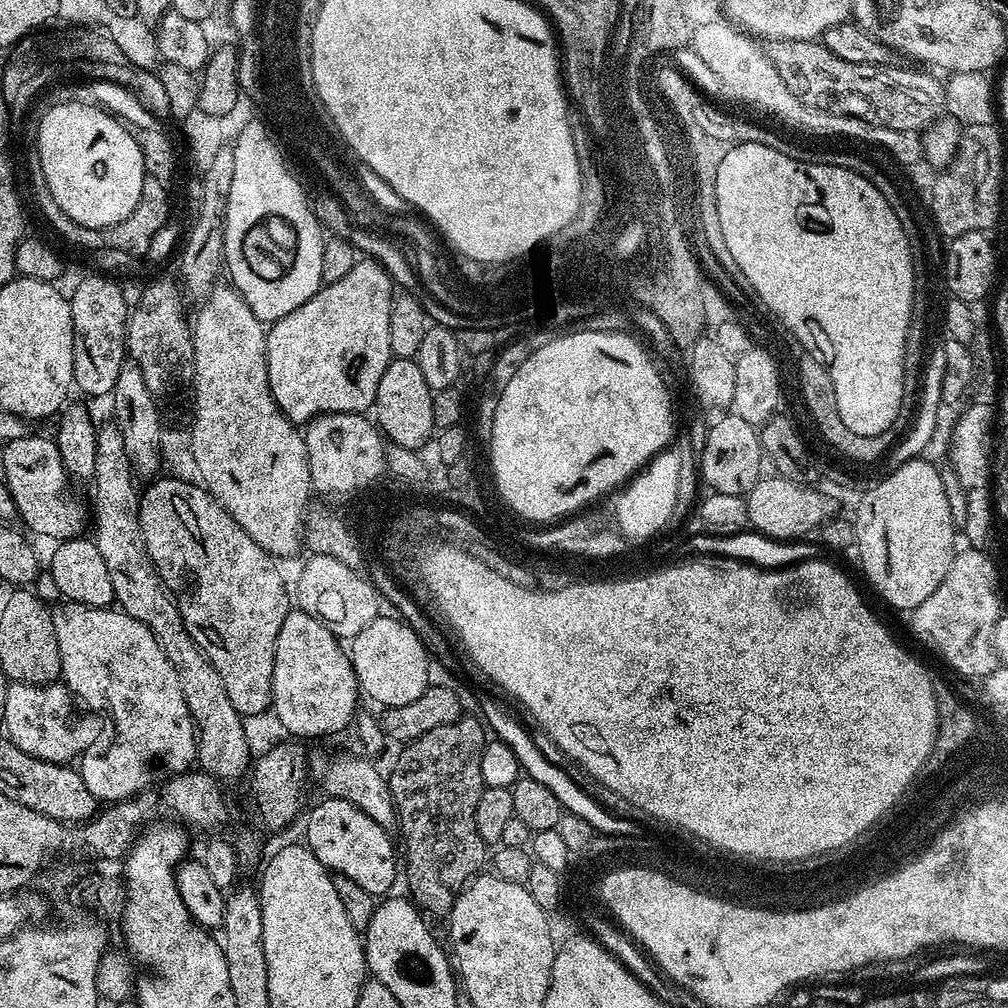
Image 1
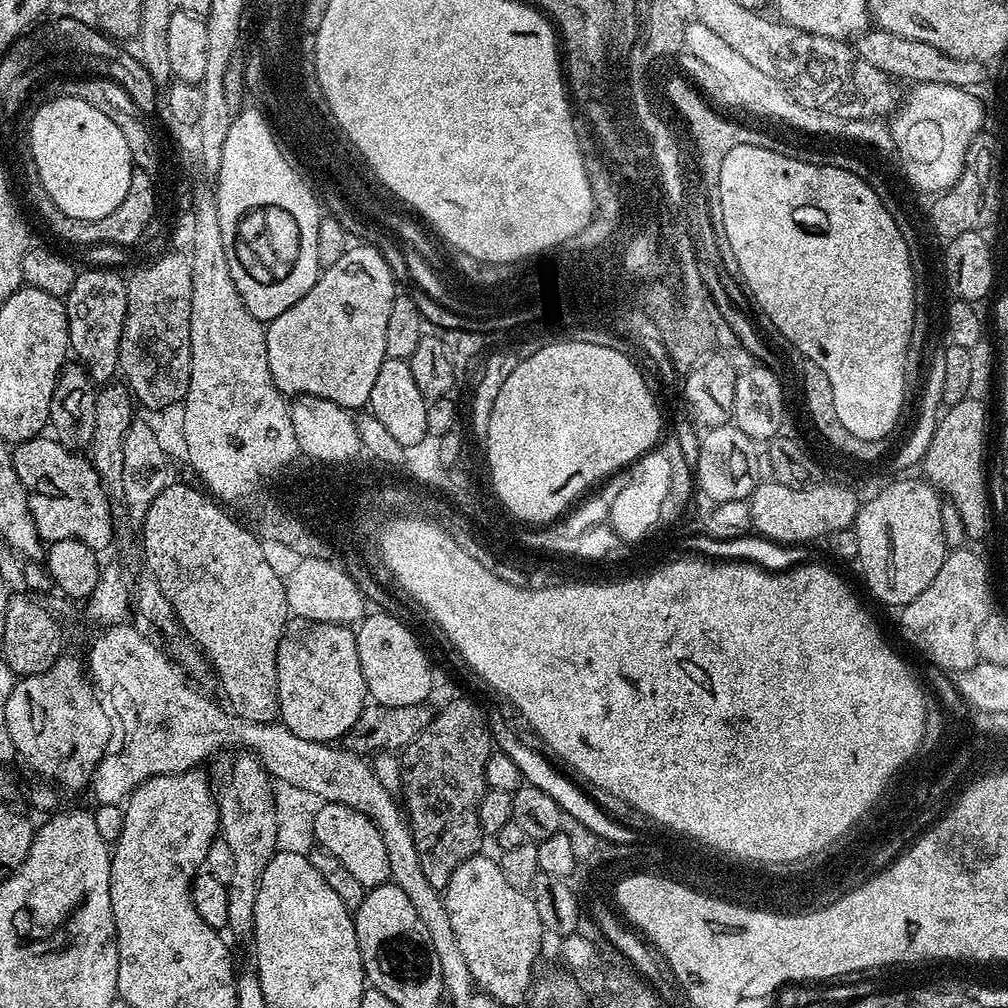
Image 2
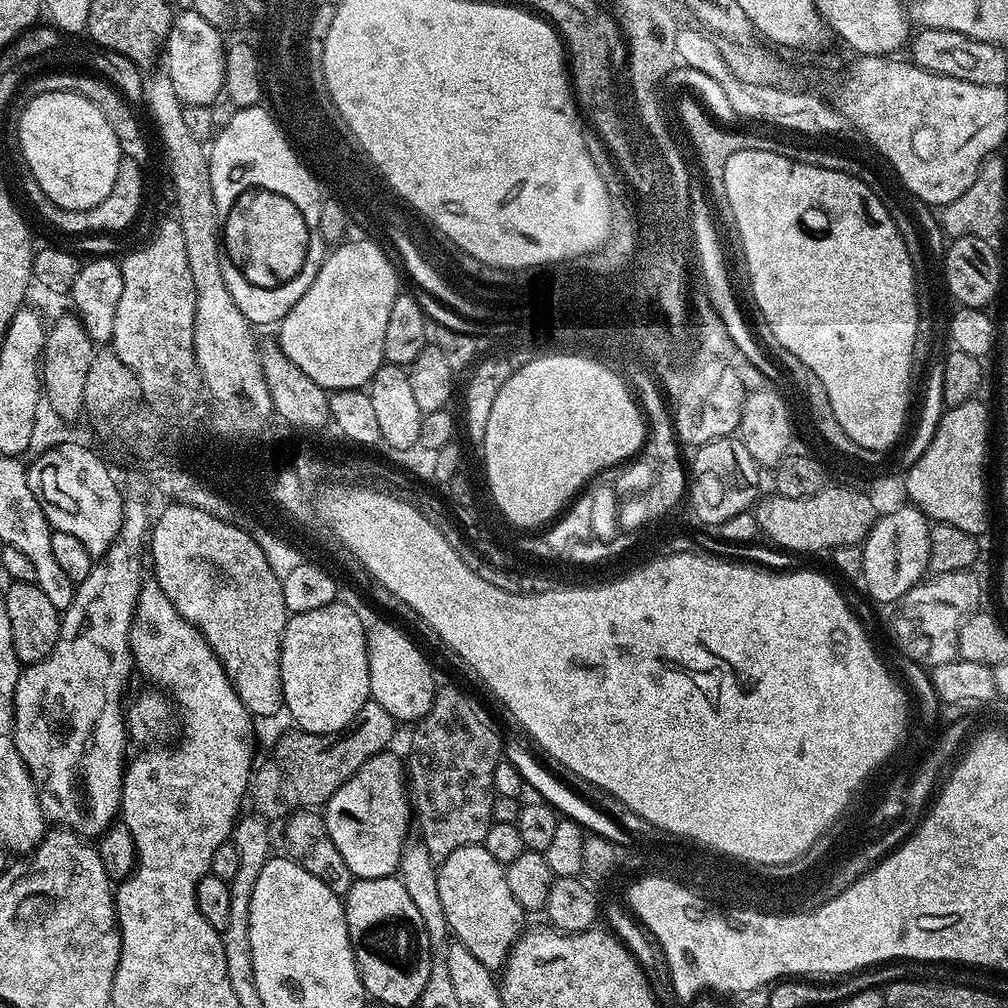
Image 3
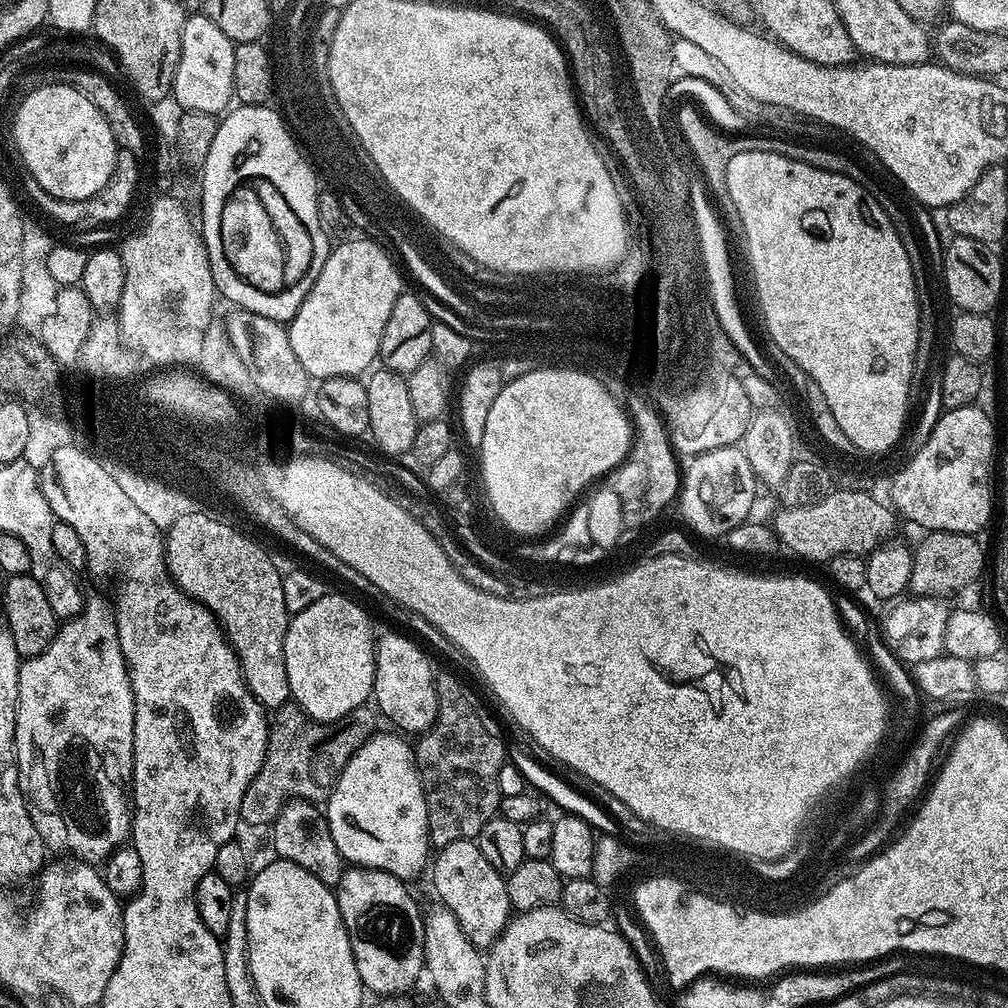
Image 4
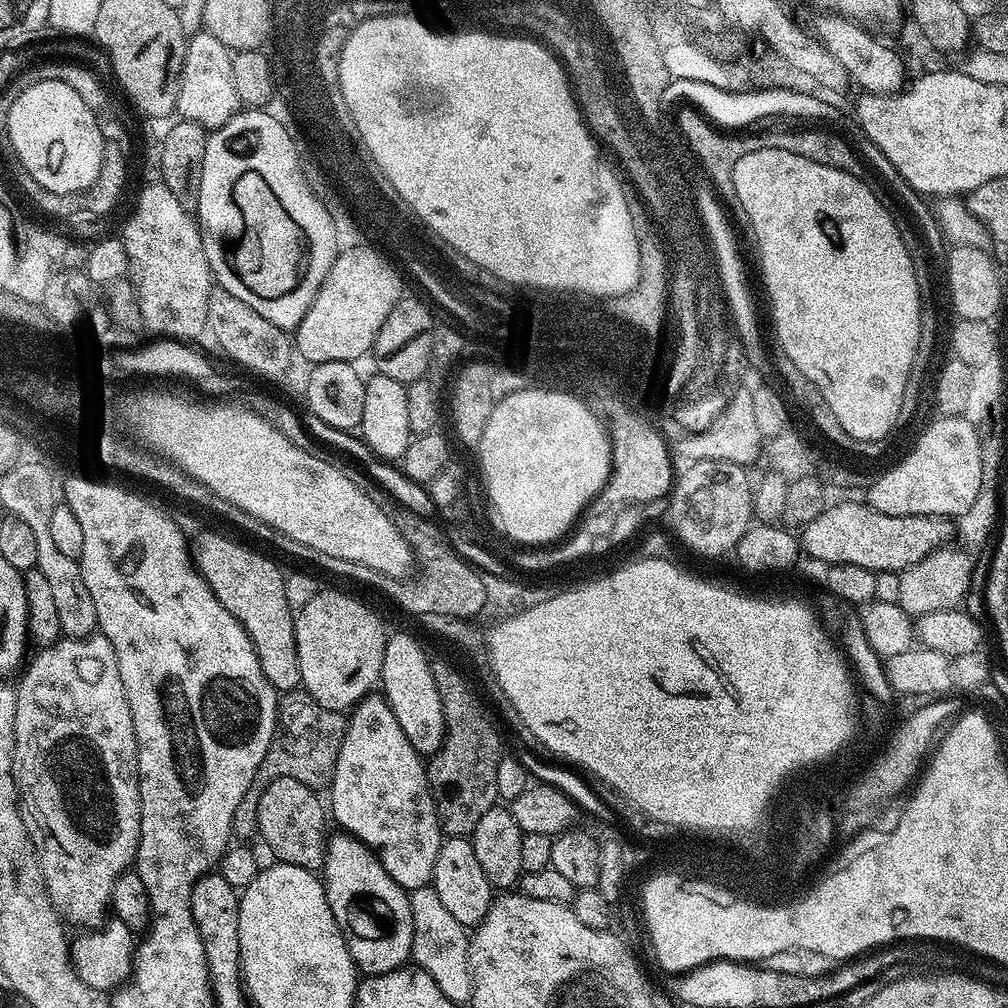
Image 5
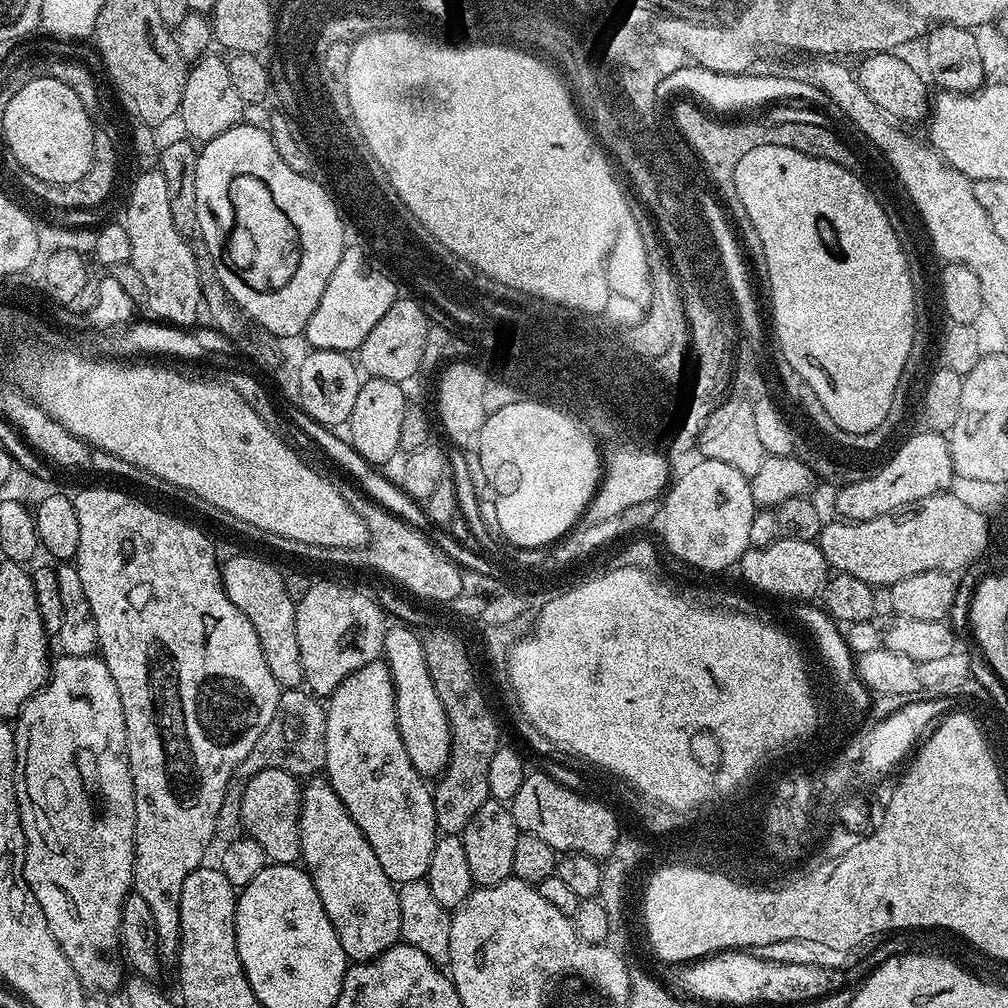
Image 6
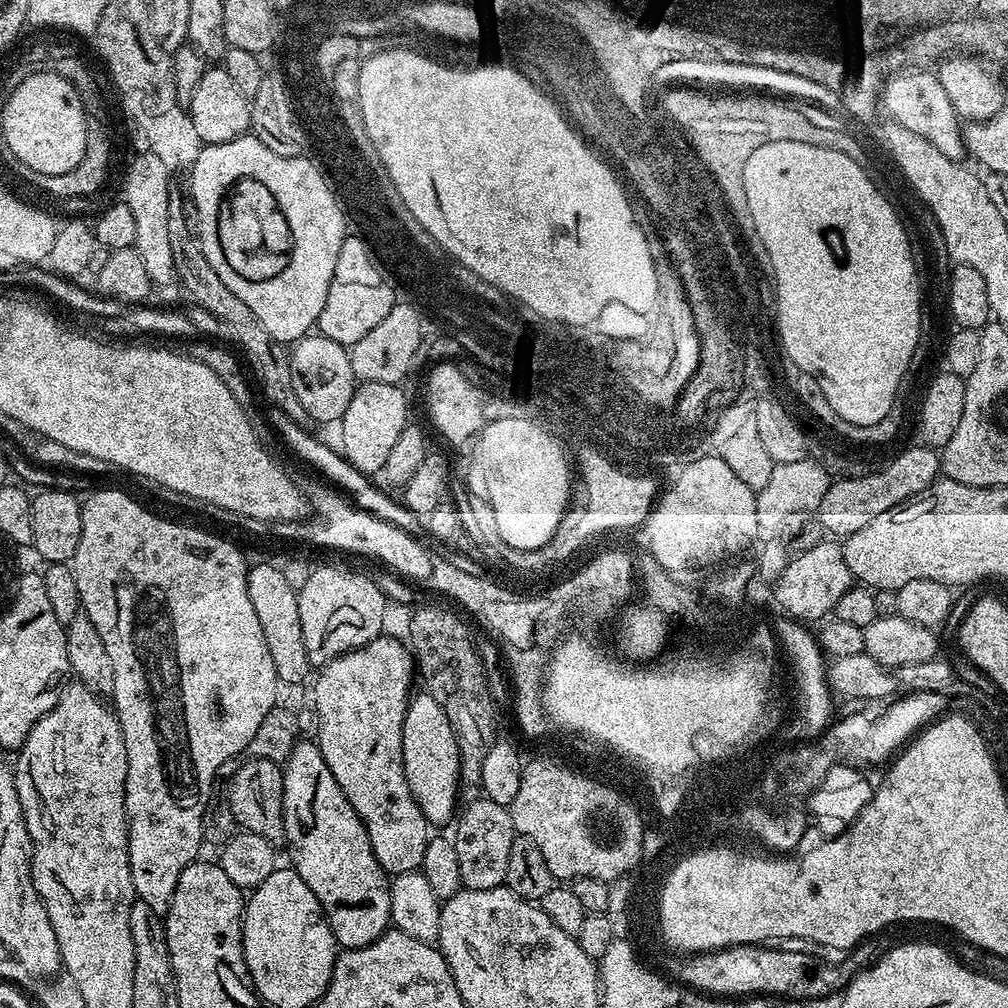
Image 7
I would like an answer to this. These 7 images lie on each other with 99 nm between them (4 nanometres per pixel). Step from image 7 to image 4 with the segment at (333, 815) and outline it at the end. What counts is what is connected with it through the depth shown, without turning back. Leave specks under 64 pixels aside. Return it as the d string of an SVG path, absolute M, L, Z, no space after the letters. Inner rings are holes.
M348 866L334 889L338 910L342 914L342 922L350 938L354 962L358 966L358 974L365 989L369 993L377 992L375 995L380 998L407 993L407 988L414 987L416 979L424 972L424 918L422 908L416 905L416 900L408 893L408 888L409 885L405 881L390 875L389 872Z

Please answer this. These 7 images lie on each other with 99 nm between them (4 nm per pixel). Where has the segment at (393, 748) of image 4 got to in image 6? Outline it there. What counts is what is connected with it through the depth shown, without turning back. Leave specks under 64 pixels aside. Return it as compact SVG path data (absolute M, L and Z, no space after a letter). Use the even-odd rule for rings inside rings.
M383 659L362 666L337 686L326 700L326 758L323 771L332 783L332 789L342 798L350 818L366 834L366 842L378 854L382 870L399 886L406 882L425 879L430 866L430 854L438 839L436 811L432 801L433 789L426 785L425 777L414 770L406 746L402 746L402 734L396 717L396 695L392 675Z

